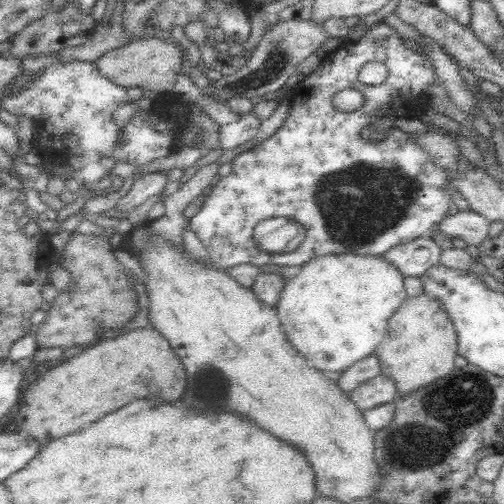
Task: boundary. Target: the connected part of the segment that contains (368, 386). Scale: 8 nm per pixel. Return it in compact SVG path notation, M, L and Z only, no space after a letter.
M380 374L363 382L348 392L348 395L362 412L379 404L393 401L397 395L396 383L394 383L394 378Z

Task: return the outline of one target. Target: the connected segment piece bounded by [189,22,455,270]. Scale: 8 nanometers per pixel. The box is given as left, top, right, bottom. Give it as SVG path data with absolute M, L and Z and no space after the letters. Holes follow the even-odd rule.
M386 23L370 28L352 46L337 49L326 56L322 65L306 76L304 81L294 85L290 93L290 115L284 124L261 144L234 157L231 173L220 177L208 196L202 196L202 209L190 220L189 226L207 249L215 267L224 269L252 264L259 268L270 263L296 270L318 255L347 252L383 255L394 245L428 235L446 217L452 205L447 191L455 188L451 178L412 141L409 134L395 126L400 116L414 118L430 111L427 86L438 84L432 63L418 51L406 47L406 40ZM372 61L384 63L389 76L382 84L369 89L358 81L358 72L364 64ZM346 89L358 90L364 96L364 104L356 111L341 112L332 105L332 96ZM372 125L384 133L384 140L362 138L362 130ZM278 216L302 225L304 242L292 252L268 254L258 248L253 230L262 220Z

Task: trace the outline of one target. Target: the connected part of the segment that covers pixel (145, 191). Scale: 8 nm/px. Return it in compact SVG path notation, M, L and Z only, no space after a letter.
M162 171L143 174L133 182L131 189L125 196L122 196L120 202L116 203L114 209L125 212L134 210L136 206L148 200L150 196L162 192L167 182L168 176Z

